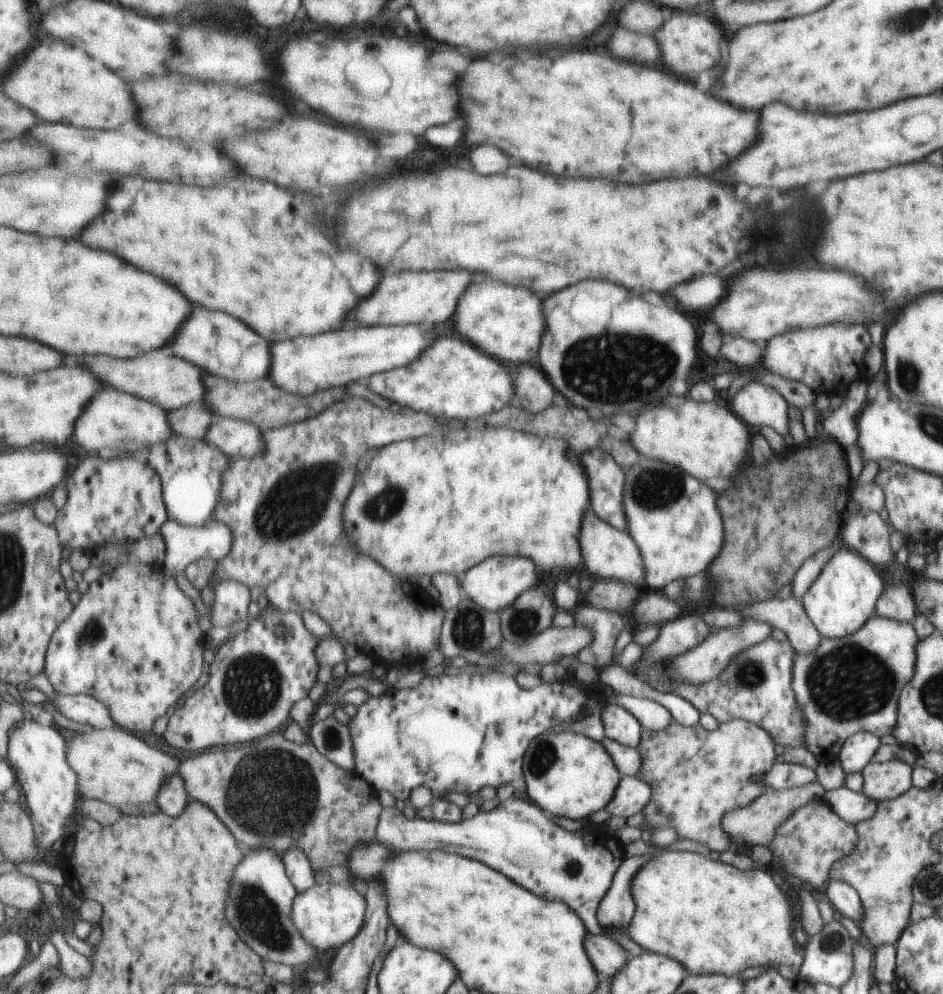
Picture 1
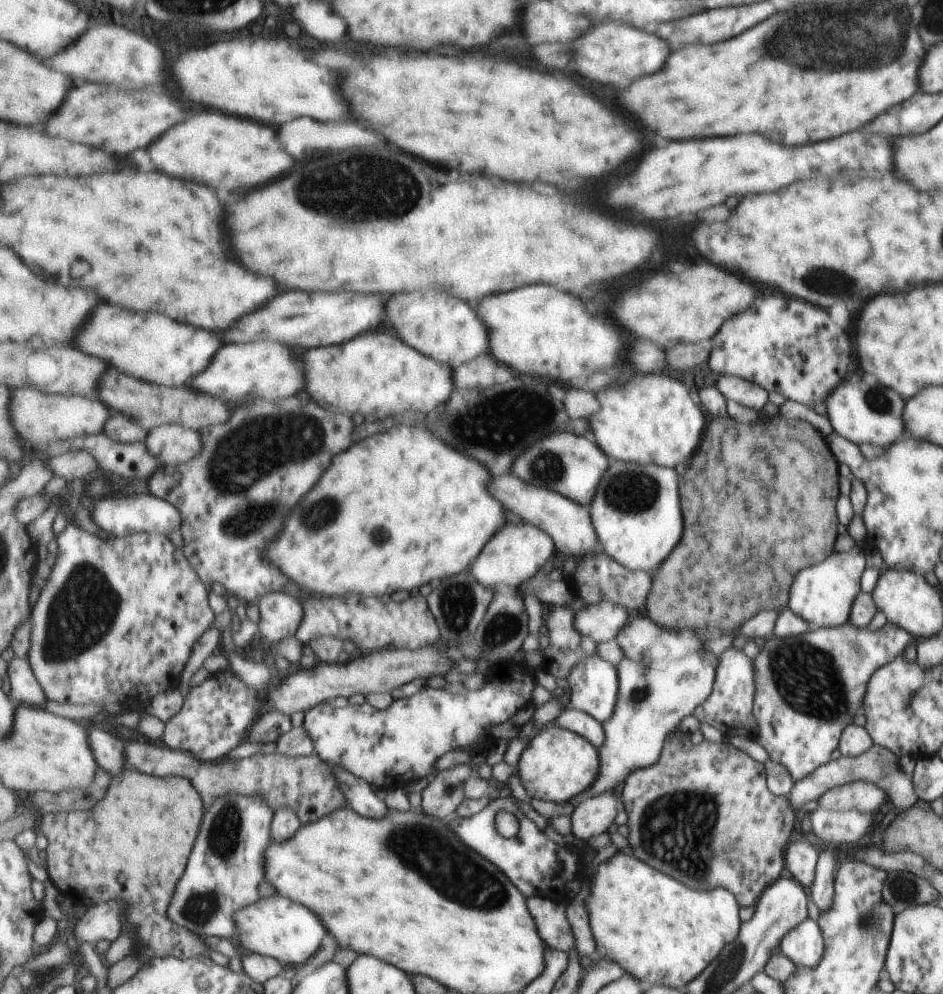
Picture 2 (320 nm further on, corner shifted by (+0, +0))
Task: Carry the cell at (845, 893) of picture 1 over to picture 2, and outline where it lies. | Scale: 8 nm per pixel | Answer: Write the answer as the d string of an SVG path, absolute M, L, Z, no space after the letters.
M799 837L785 847L783 862L788 876L795 879L803 888L811 884L818 854L806 837Z

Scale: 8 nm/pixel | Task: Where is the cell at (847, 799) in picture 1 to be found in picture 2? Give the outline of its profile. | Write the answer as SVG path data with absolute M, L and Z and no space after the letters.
M817 808L810 812L810 827L813 836L829 844L855 844L867 832L871 824L871 813L855 809L830 811Z

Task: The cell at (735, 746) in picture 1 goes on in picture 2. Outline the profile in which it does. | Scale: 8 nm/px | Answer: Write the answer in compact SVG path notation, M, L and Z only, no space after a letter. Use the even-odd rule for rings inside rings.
M676 730L664 741L656 764L647 769L637 769L629 774L623 784L620 799L627 814L626 842L632 855L637 860L643 860L647 866L677 878L677 882L693 890L713 890L711 882L725 884L719 888L728 890L737 899L739 906L752 907L763 886L781 874L781 854L793 830L793 812L785 797L774 795L767 788L764 766L729 744L726 737L721 742L703 739L694 745L687 732ZM731 860L737 866L733 876L729 876Z

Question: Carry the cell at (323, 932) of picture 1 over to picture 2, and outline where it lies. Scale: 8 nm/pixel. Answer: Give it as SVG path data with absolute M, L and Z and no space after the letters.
M279 894L260 898L253 904L244 906L234 916L238 942L252 953L277 959L286 967L303 966L324 944L327 936L321 920L305 906L291 902Z

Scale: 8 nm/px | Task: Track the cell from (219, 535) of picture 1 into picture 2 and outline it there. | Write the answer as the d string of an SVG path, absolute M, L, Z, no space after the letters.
M141 489L138 495L113 495L93 500L90 512L92 521L101 532L115 537L125 537L133 533L154 533L167 535L169 532L180 531L182 516L176 506L162 498L155 497L147 489Z

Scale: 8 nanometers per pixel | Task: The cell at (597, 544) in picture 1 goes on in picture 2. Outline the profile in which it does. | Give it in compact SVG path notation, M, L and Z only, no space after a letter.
M507 474L493 476L487 482L487 490L489 494L493 494L493 498L501 502L501 506L505 506L505 510L545 531L556 544L557 552L561 552L563 556L574 556L577 559L581 555L598 551L598 541L589 518L588 507L577 504L574 500L569 500L551 489L529 486L519 478Z

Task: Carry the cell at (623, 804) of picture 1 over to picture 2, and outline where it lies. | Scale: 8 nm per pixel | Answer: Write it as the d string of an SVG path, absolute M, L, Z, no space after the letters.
M611 792L601 793L577 802L571 814L569 830L577 840L587 841L591 836L606 832L617 812L617 800Z

